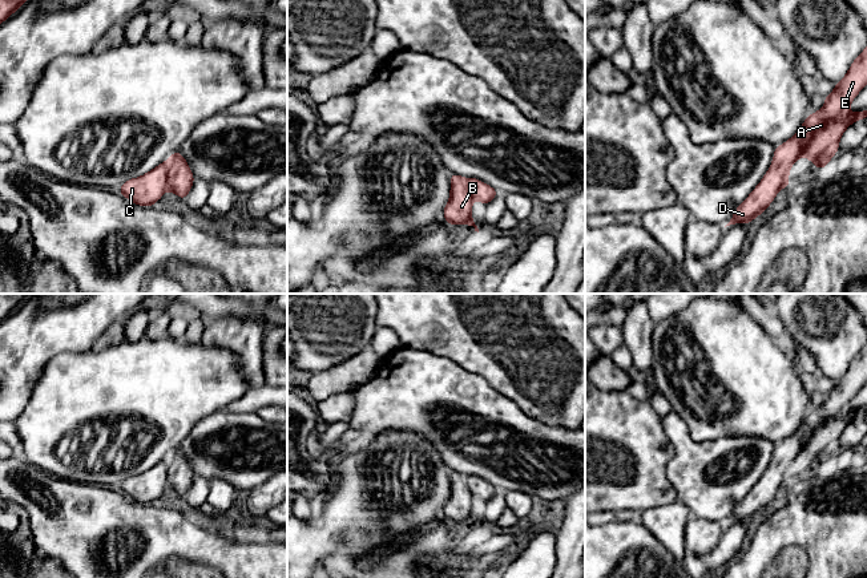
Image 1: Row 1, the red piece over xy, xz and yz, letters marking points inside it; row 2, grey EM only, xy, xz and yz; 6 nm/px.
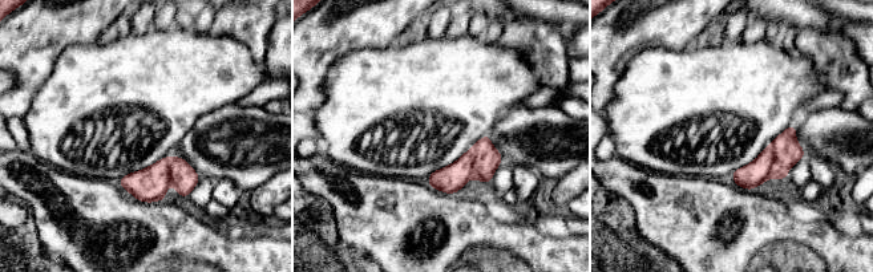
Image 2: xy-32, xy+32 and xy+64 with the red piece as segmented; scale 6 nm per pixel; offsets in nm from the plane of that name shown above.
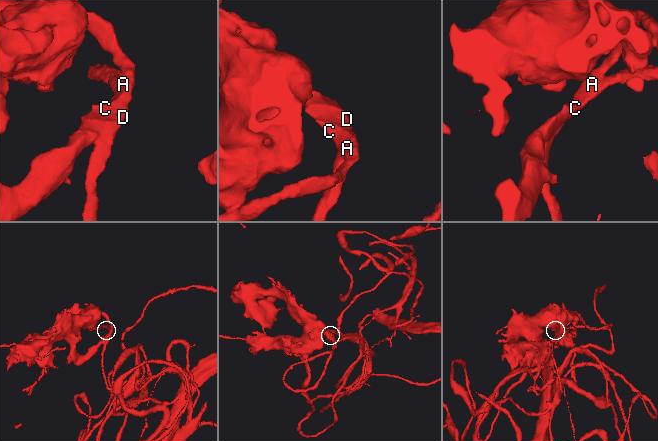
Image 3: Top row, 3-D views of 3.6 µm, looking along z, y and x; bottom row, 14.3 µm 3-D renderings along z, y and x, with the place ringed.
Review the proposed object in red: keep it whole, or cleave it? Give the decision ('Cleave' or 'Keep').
Keep

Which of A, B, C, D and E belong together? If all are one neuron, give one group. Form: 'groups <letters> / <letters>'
groups A B C D E

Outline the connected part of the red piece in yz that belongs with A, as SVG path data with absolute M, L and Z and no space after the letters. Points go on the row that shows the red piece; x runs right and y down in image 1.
M867 47L854 60L847 74L835 84L835 89L824 97L820 110L807 116L794 137L775 147L771 167L750 195L735 209L726 226L749 225L774 201L777 193L791 186L789 171L795 161L807 157L822 170L838 153L839 140L844 130L856 120L867 118L864 112L851 113L850 104L867 85Z

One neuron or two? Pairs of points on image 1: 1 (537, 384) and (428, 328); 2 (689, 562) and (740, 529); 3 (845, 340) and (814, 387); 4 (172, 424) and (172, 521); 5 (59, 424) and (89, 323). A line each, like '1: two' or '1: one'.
1: one
2: one
3: two
4: two
5: two

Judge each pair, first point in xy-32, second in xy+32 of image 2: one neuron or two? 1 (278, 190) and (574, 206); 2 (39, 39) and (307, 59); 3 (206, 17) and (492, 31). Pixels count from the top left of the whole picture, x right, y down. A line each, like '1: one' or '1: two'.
1: two
2: one
3: one

